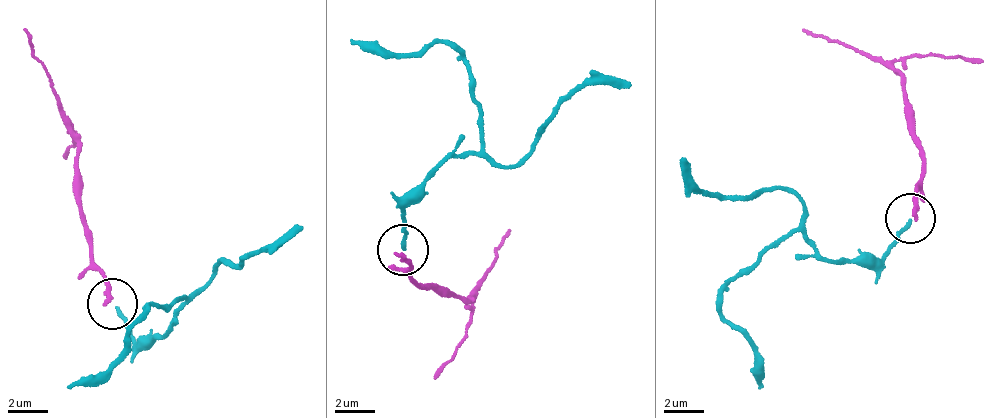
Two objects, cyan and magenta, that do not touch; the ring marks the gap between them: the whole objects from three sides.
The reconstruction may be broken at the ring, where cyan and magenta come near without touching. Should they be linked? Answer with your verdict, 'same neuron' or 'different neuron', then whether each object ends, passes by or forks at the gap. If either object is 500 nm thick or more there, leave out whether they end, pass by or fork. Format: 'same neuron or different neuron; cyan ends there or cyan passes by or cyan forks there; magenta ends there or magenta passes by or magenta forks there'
same neuron; cyan ends there; magenta ends there

